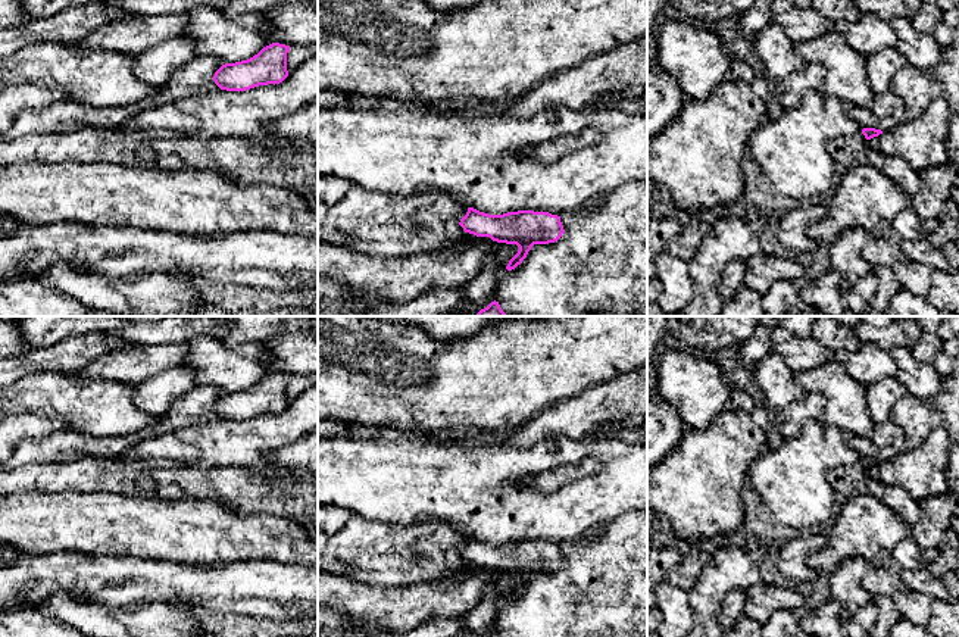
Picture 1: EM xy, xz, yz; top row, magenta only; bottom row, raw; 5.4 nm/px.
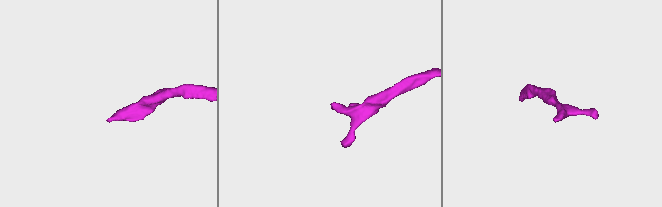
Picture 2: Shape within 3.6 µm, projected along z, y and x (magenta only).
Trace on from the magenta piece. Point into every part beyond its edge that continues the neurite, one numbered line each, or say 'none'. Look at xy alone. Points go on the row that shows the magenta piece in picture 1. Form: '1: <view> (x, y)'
none

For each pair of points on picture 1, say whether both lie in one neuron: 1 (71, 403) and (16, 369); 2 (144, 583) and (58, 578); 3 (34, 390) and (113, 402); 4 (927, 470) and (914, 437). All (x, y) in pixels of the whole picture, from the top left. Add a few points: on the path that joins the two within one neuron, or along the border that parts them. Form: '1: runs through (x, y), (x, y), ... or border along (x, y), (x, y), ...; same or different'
1: border along (59, 371), (28, 372), (15, 383); different
2: runs through (122, 578), (80, 578); same
3: runs through (53, 394), (66, 396), (75, 402), (94, 402); same
4: border along (943, 428), (934, 428), (920, 445), (905, 449); different

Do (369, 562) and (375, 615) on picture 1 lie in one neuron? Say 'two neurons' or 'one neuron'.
two neurons

